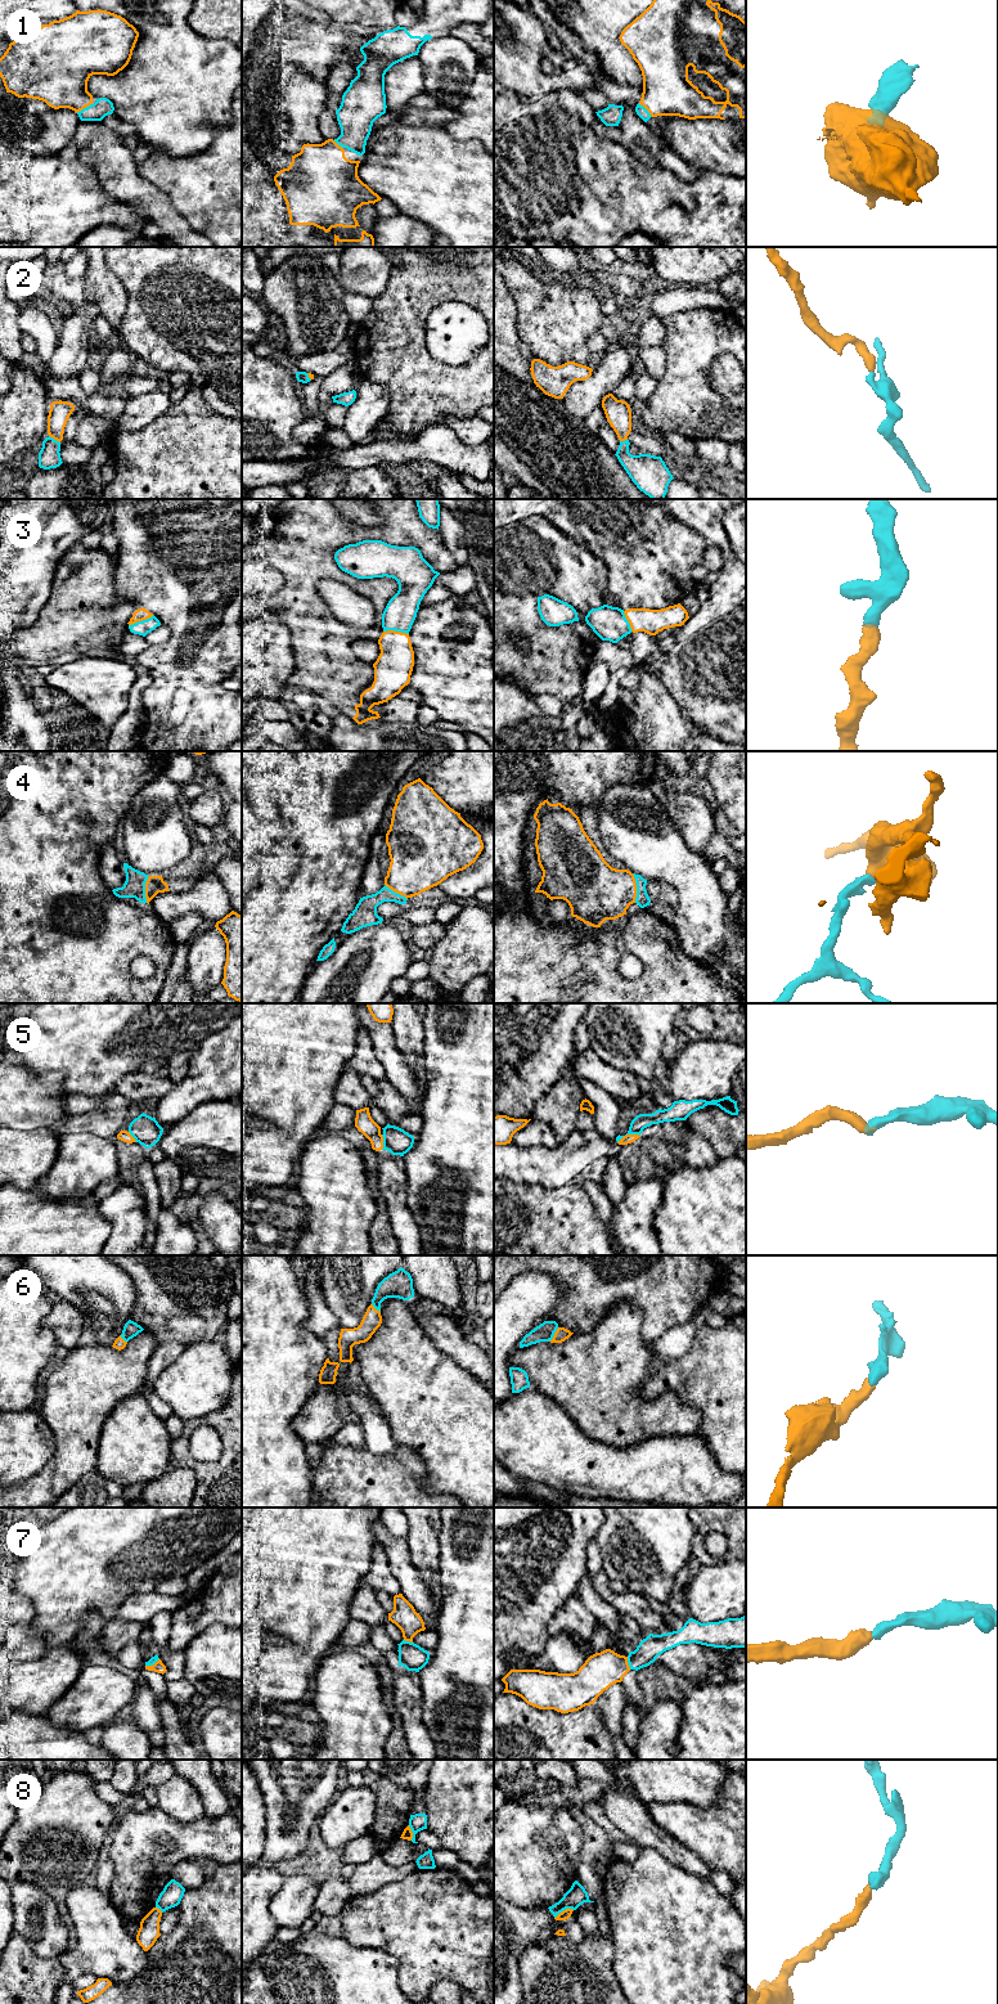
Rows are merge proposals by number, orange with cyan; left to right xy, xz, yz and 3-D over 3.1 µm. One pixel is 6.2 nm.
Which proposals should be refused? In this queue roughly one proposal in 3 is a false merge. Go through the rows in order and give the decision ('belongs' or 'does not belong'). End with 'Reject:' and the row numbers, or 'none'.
1: belongs
2: belongs
3: belongs
4: belongs
5: does not belong
6: belongs
7: belongs
8: does not belong
Reject: 5, 8

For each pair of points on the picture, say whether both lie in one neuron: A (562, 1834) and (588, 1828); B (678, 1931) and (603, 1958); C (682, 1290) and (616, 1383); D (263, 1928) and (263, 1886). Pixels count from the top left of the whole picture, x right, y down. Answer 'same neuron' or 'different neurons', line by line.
A: different neurons
B: different neurons
C: different neurons
D: same neuron

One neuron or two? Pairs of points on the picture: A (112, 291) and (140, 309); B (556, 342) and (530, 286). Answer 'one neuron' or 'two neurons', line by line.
A: two neurons
B: one neuron

